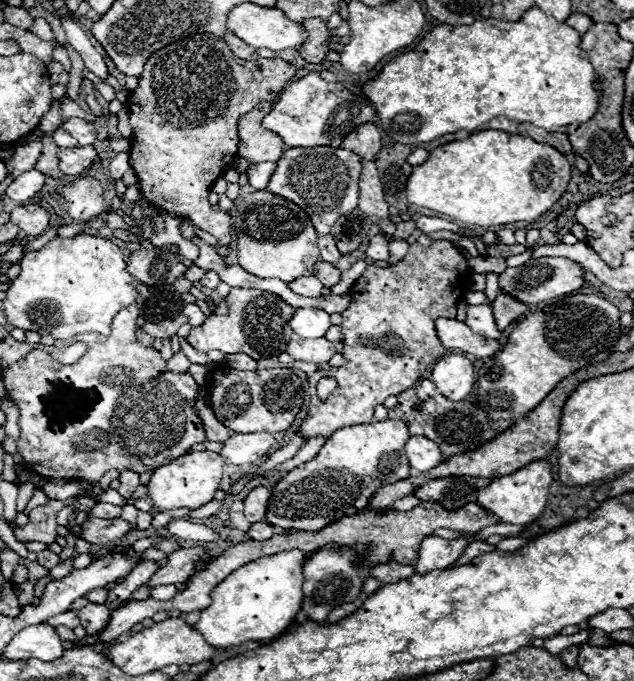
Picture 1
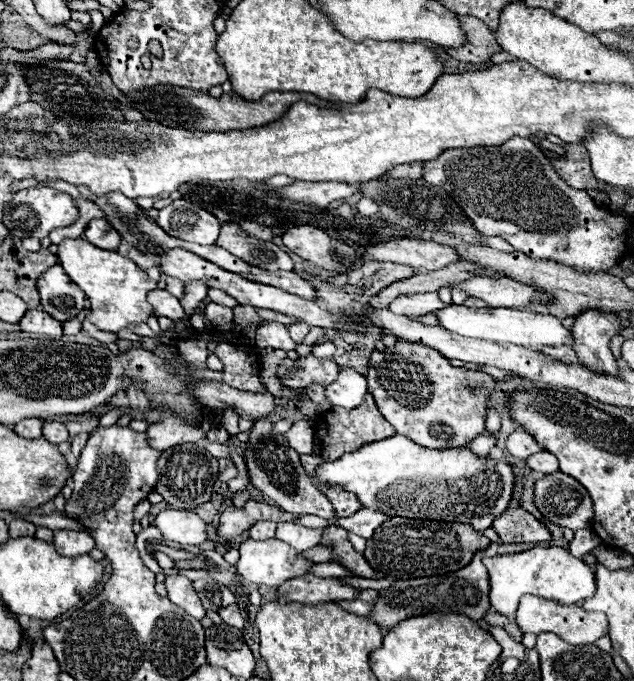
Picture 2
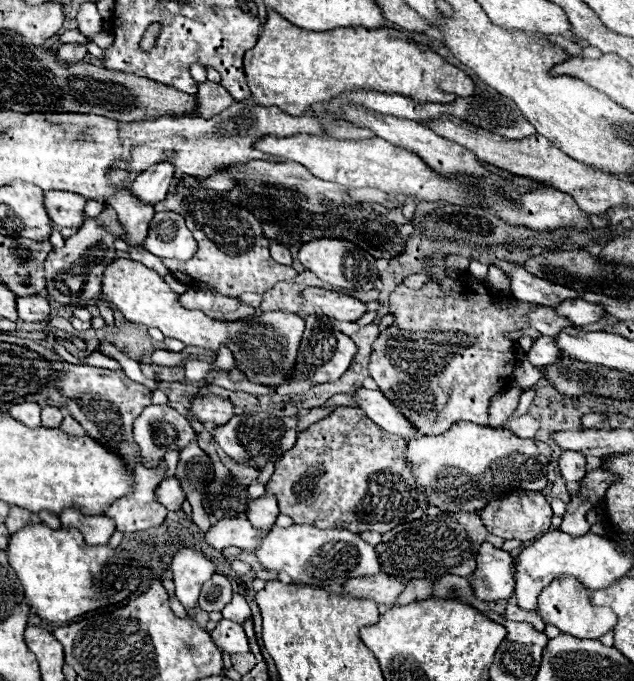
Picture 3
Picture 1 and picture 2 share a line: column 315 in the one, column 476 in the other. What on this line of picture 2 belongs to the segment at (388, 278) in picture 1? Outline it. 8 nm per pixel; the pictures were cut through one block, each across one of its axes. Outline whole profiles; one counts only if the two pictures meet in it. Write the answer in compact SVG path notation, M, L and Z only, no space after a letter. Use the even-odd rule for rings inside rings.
M396 342L394 348L374 352L366 378L378 410L396 432L432 450L464 448L480 436L486 420L486 396L496 386L492 376L450 366L436 350L408 342Z

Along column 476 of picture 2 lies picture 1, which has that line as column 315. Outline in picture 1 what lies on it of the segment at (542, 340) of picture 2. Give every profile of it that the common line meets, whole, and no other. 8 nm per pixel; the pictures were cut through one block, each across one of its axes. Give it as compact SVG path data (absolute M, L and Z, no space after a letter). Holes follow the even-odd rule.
M300 308L296 310L290 326L300 338L322 338L326 336L332 324L330 324L330 314L324 314L324 310Z

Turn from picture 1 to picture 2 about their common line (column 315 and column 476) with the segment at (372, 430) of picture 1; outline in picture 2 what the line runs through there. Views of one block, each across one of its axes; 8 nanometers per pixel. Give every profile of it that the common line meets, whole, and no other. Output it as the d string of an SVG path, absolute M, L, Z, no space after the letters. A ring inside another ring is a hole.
M396 434L378 442L368 442L352 454L344 454L334 462L324 462L316 468L316 478L322 484L340 486L346 492L358 496L364 508L380 510L386 516L406 516L418 520L442 520L442 522L464 522L472 524L474 530L482 532L492 526L510 502L514 474L508 462L496 462L492 458L478 458L470 454L470 448L448 448L448 450L430 450L410 442L410 438Z

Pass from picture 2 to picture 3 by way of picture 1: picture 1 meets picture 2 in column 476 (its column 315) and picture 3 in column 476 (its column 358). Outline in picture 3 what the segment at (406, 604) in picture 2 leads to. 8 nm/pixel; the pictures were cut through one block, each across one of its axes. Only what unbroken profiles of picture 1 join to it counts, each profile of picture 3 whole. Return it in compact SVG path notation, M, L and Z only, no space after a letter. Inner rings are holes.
M482 544L476 562L478 566L470 578L474 594L484 602L510 598L516 586L514 558L500 548Z

